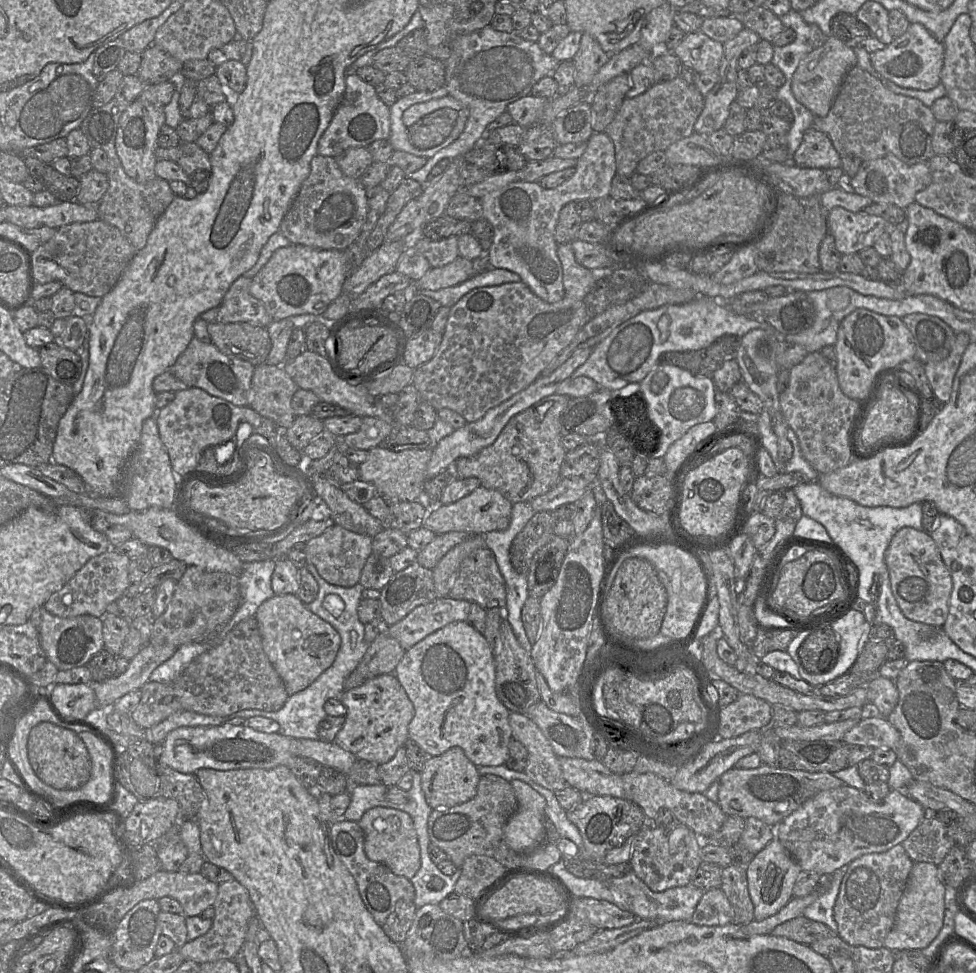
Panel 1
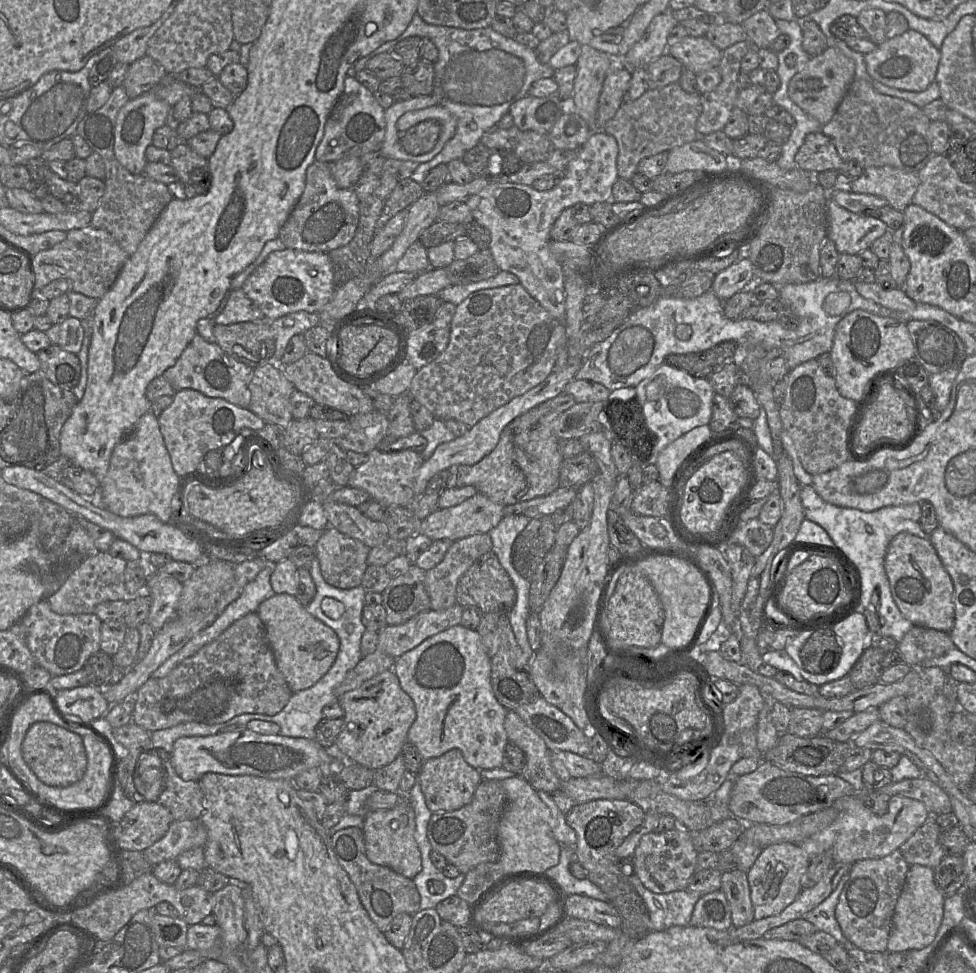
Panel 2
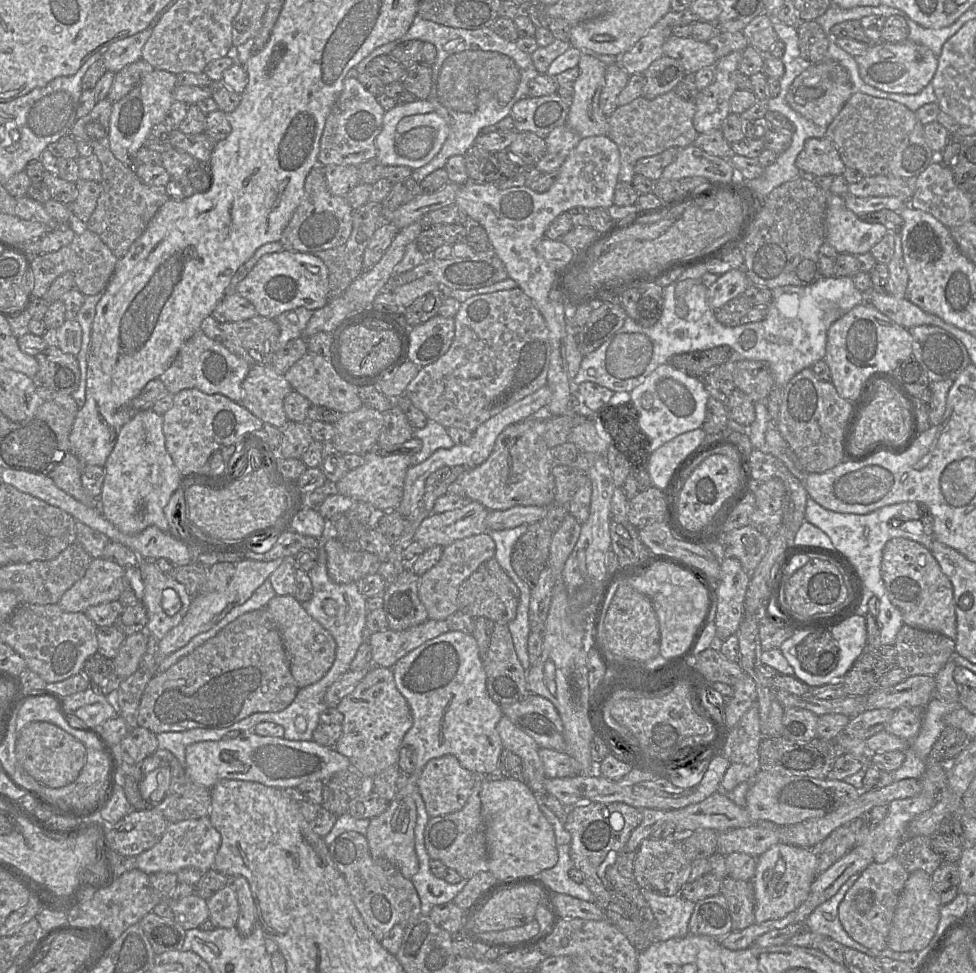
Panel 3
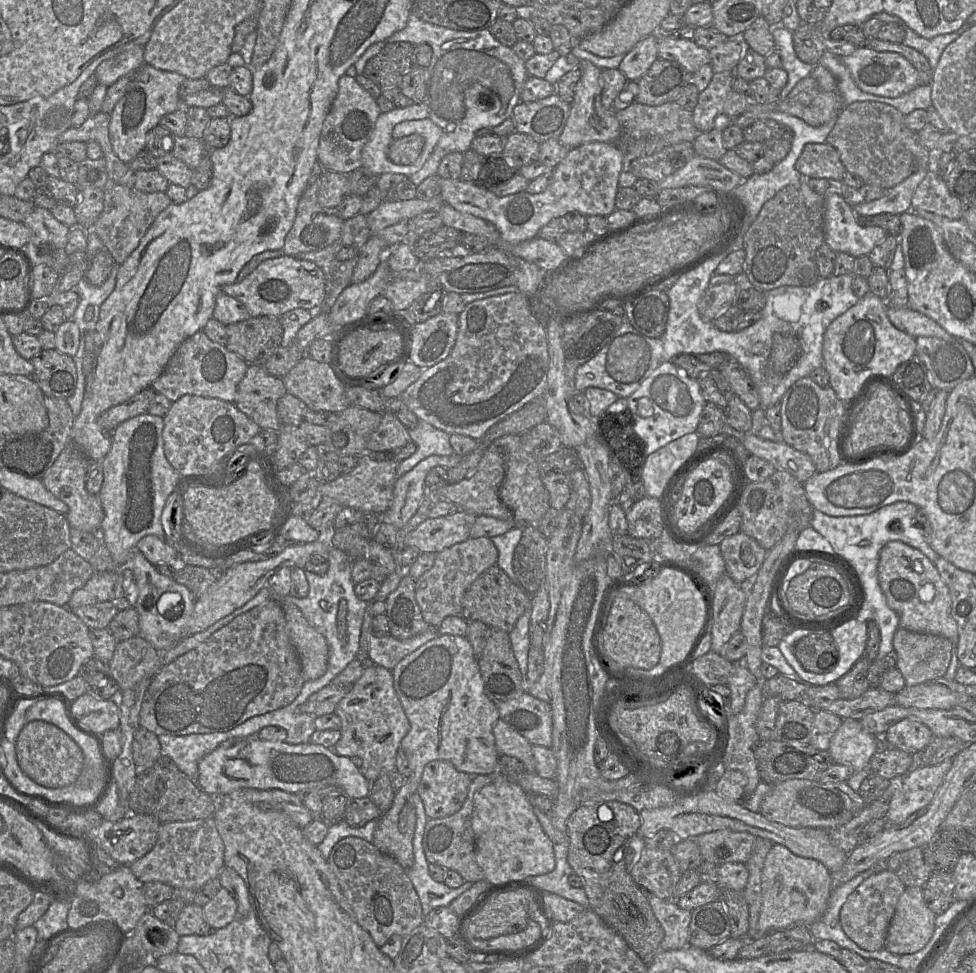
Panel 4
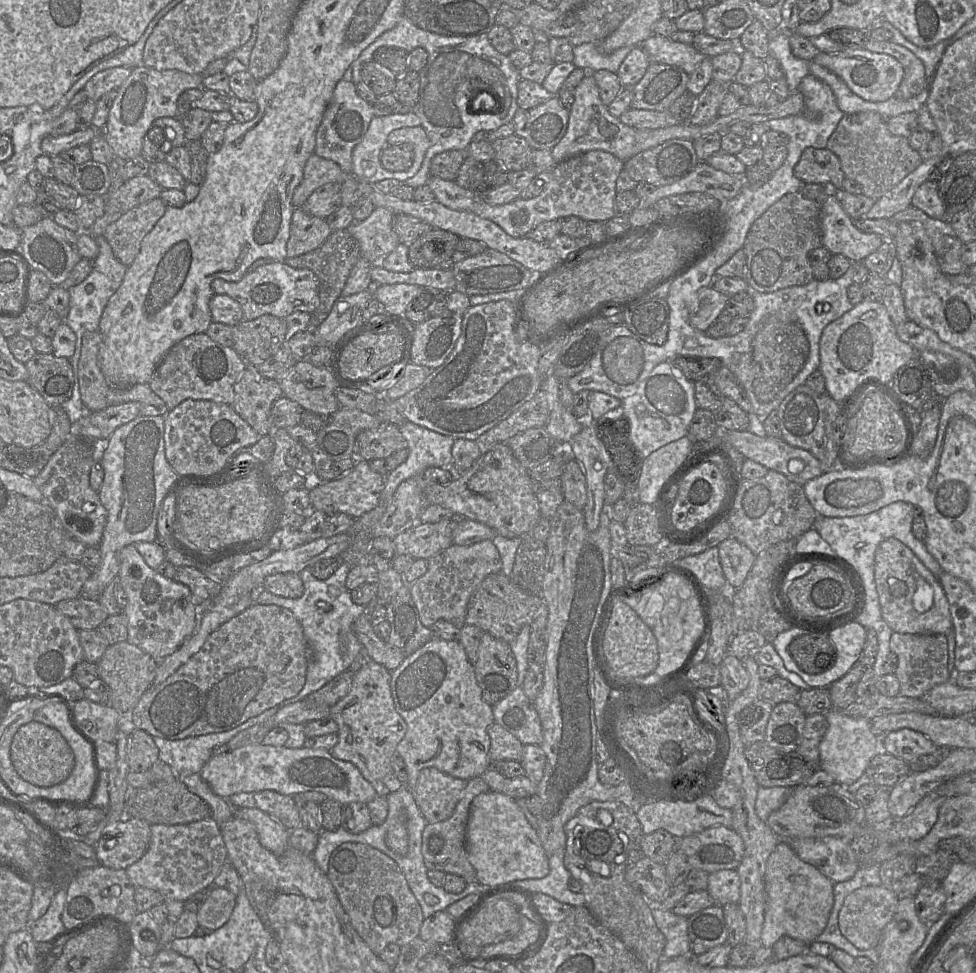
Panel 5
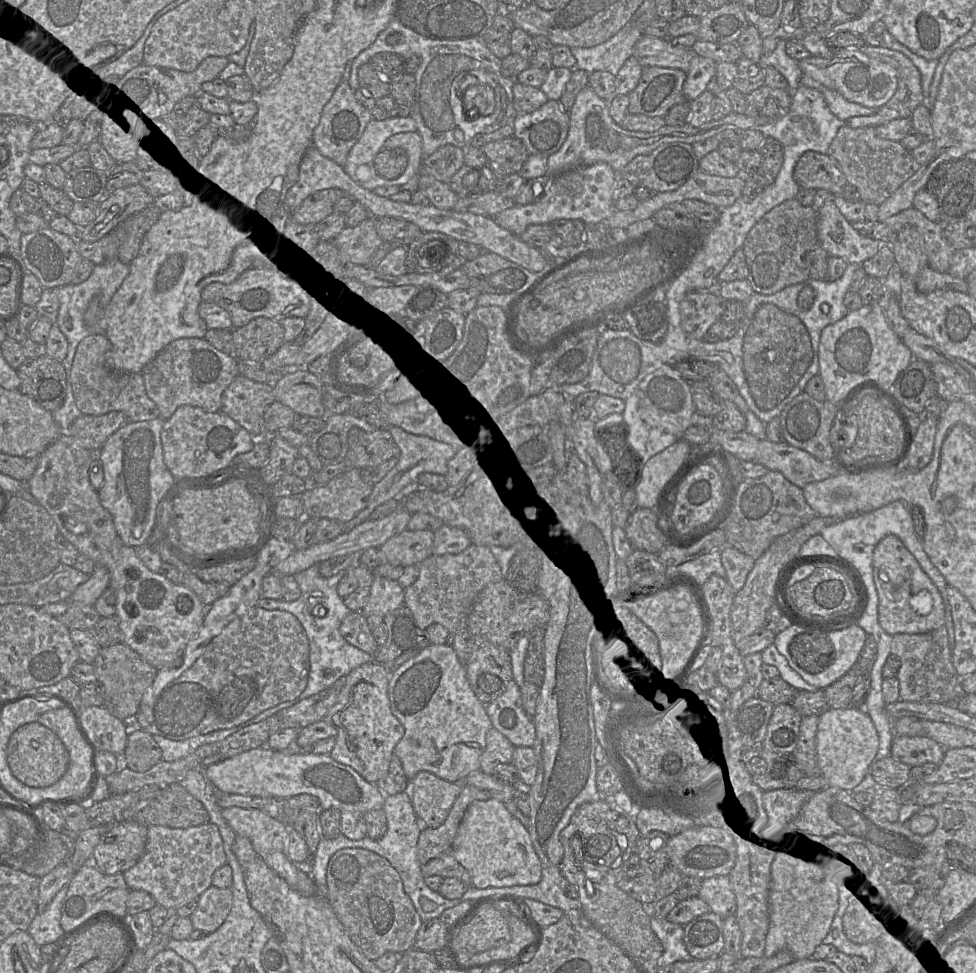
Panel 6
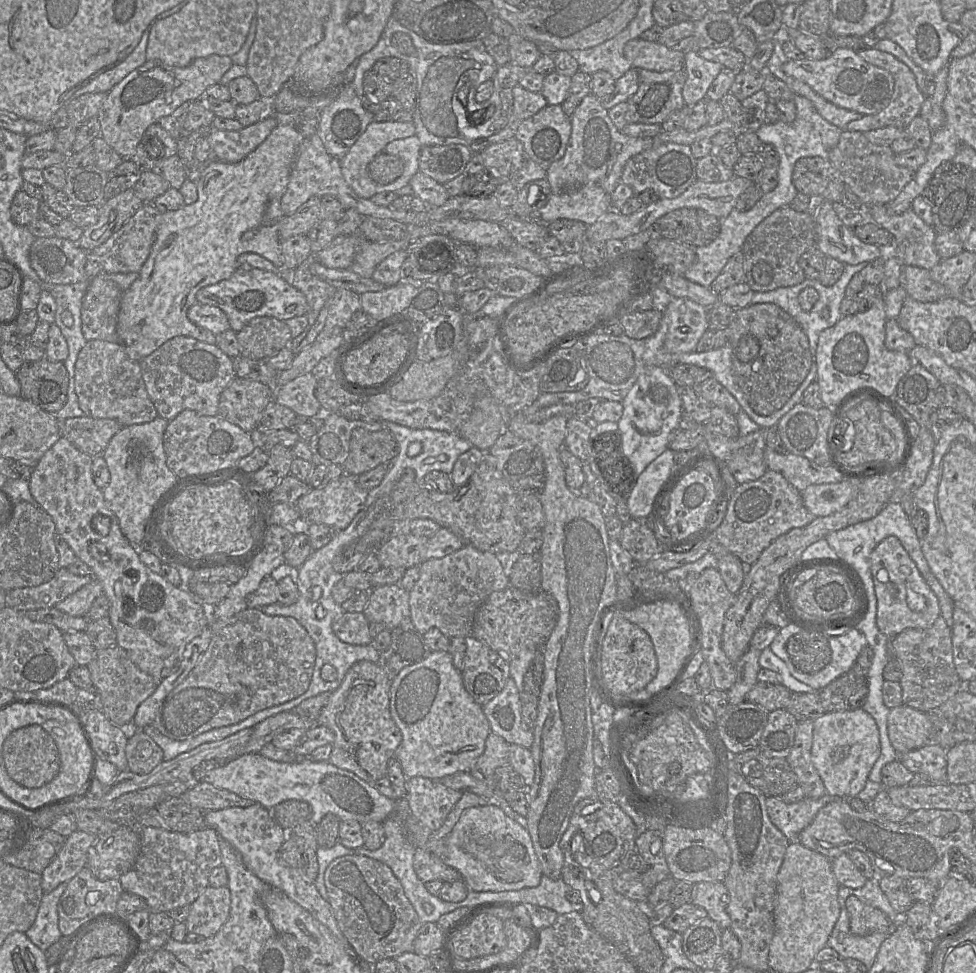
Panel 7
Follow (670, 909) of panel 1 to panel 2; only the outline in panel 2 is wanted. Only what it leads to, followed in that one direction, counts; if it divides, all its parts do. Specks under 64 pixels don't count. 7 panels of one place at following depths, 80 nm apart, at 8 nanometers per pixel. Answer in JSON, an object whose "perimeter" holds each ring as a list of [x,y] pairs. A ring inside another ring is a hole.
{"perimeter":[[[635,873],[628,881],[647,906],[647,932],[690,925],[694,906],[702,895],[686,889],[657,894],[647,889]]]}

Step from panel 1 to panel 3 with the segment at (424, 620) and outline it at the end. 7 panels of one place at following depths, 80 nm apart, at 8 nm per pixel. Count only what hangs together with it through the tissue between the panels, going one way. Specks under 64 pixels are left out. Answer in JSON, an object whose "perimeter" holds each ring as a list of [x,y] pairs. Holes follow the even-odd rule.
{"perimeter":[[[427,619],[425,622],[403,631],[368,633],[374,666],[392,669],[395,663],[424,642],[449,631],[445,620]]]}

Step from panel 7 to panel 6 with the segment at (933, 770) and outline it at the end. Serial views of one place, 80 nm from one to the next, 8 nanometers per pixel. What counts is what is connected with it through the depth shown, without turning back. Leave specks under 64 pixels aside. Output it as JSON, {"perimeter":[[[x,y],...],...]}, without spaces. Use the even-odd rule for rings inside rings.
{"perimeter":[[[894,736],[891,755],[910,767],[925,763],[939,765],[945,755],[945,749],[928,736]]]}

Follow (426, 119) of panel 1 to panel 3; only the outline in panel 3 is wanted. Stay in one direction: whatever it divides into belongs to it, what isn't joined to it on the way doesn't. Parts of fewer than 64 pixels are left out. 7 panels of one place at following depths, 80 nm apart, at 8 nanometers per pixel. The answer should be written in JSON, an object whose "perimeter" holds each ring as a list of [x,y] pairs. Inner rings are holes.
{"perimeter":[[[428,126],[413,128],[403,135],[396,133],[396,152],[402,157],[418,160],[432,148],[435,130]]]}

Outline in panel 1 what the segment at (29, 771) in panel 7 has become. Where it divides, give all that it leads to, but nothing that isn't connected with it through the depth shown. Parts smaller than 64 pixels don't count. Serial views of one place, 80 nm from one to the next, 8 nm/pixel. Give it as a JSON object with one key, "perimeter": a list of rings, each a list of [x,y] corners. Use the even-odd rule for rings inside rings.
{"perimeter":[[[51,722],[37,724],[29,733],[27,753],[36,775],[49,786],[62,789],[78,789],[91,777],[92,761],[86,745],[74,731]]]}

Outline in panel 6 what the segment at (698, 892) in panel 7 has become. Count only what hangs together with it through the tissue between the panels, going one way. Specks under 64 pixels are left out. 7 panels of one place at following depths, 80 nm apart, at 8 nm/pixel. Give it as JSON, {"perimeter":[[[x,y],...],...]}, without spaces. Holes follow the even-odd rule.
{"perimeter":[[[729,875],[703,879],[697,896],[709,905],[710,911],[718,914],[722,919],[735,914],[736,896]]]}

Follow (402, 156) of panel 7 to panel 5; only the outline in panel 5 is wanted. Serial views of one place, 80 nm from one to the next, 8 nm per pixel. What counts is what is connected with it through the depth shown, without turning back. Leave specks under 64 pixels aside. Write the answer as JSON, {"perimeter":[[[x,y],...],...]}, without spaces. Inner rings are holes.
{"perimeter":[[[419,125],[415,127],[396,129],[388,135],[387,145],[400,143],[410,143],[414,148],[414,159],[410,168],[405,171],[396,172],[396,174],[393,174],[393,179],[404,183],[420,170],[430,142],[425,130],[421,125]]]}

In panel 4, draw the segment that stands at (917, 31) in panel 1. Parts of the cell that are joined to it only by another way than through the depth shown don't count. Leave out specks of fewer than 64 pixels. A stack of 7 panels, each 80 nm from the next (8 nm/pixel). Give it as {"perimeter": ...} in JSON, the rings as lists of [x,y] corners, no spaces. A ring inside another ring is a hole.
{"perimeter":[[[869,47],[857,48],[851,55],[841,59],[856,86],[869,94],[896,98],[921,85],[919,72],[906,58],[895,52],[877,52]]]}

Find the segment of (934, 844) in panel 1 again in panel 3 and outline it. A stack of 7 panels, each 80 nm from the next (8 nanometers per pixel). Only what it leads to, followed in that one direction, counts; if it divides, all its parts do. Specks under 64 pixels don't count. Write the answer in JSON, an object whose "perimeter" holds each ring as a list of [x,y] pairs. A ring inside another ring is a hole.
{"perimeter":[[[916,836],[906,839],[897,848],[895,857],[909,874],[923,870],[932,875],[942,863],[941,858],[931,849],[930,841],[931,837]]]}

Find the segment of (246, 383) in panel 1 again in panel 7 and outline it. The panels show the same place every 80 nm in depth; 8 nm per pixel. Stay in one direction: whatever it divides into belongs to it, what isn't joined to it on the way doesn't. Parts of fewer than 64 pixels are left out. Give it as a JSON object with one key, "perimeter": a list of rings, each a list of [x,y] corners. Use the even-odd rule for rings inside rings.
{"perimeter":[[[176,336],[166,341],[140,360],[140,368],[158,415],[169,421],[186,409],[205,416],[218,415],[220,394],[236,377],[233,359],[216,344],[188,336]]]}

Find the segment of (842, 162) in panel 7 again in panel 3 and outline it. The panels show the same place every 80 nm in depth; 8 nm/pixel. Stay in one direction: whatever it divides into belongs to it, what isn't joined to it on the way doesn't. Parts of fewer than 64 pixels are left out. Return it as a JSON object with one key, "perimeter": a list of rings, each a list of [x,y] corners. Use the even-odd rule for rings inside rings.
{"perimeter":[[[861,92],[851,95],[827,127],[825,137],[834,143],[844,165],[858,170],[864,177],[885,175],[896,178],[916,178],[933,163],[935,153],[927,144],[924,125],[920,123],[915,112],[894,100],[874,97]]]}

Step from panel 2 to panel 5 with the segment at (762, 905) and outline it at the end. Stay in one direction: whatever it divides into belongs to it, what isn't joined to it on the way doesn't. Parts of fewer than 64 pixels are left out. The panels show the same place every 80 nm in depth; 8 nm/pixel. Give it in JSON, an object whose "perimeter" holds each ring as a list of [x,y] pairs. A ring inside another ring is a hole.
{"perimeter":[[[780,841],[766,863],[766,905],[761,933],[763,947],[772,947],[782,936],[808,945],[817,941],[834,904],[834,885],[816,866],[801,860],[787,842]]]}

